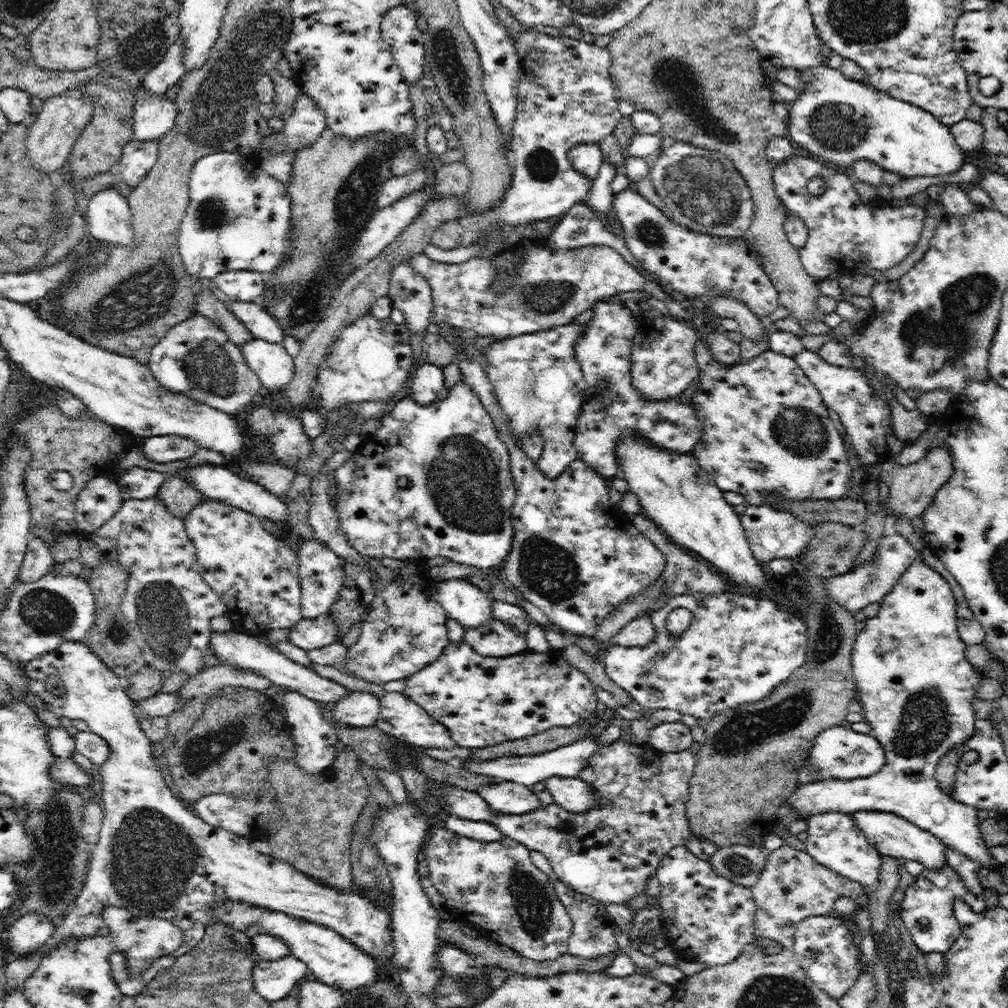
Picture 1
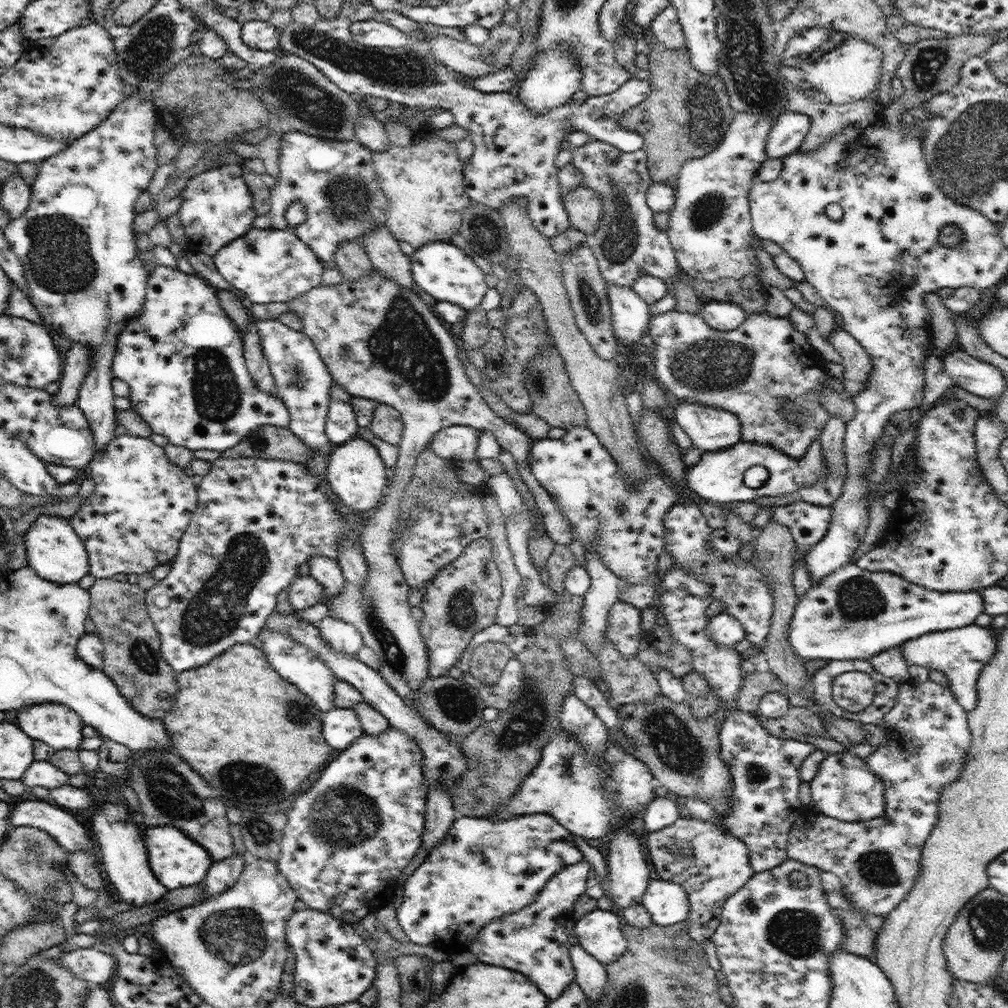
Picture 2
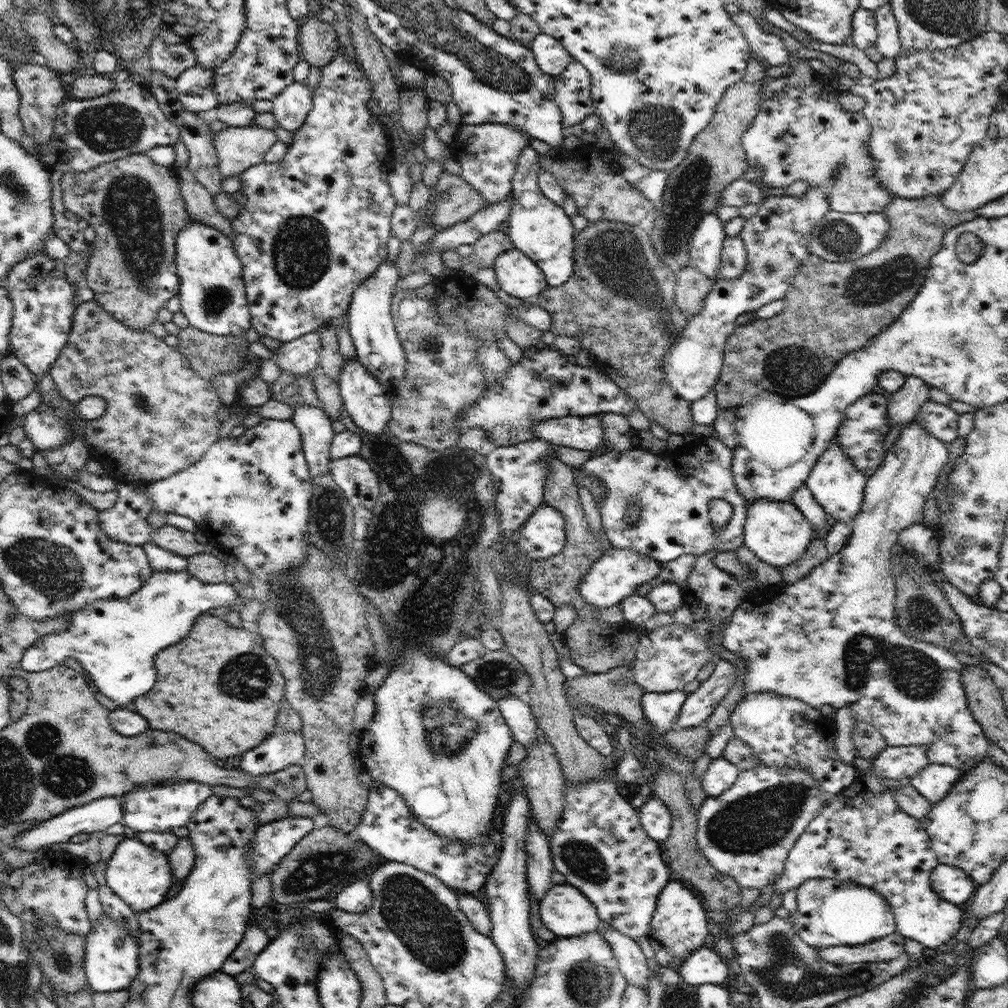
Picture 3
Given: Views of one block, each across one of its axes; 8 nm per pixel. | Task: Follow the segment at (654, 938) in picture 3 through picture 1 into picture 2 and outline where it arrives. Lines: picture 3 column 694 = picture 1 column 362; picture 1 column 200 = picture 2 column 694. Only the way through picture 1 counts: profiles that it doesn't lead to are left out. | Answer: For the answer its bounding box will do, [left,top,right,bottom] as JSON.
[644,817,755,944]

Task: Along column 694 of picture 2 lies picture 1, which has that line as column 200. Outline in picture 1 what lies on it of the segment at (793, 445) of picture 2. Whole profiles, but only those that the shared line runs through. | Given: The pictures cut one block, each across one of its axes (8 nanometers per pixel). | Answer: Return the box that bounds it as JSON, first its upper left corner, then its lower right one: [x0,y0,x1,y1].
[148,313,260,415]

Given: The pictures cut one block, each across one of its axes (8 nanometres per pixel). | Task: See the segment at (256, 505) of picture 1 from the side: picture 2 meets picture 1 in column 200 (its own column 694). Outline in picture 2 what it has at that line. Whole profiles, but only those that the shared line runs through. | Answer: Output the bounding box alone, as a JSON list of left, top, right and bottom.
[686,441,826,504]

